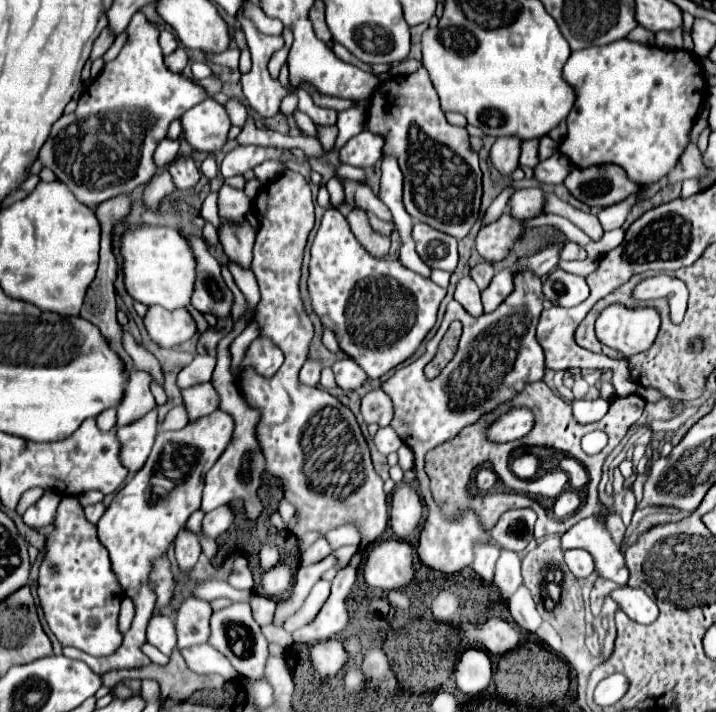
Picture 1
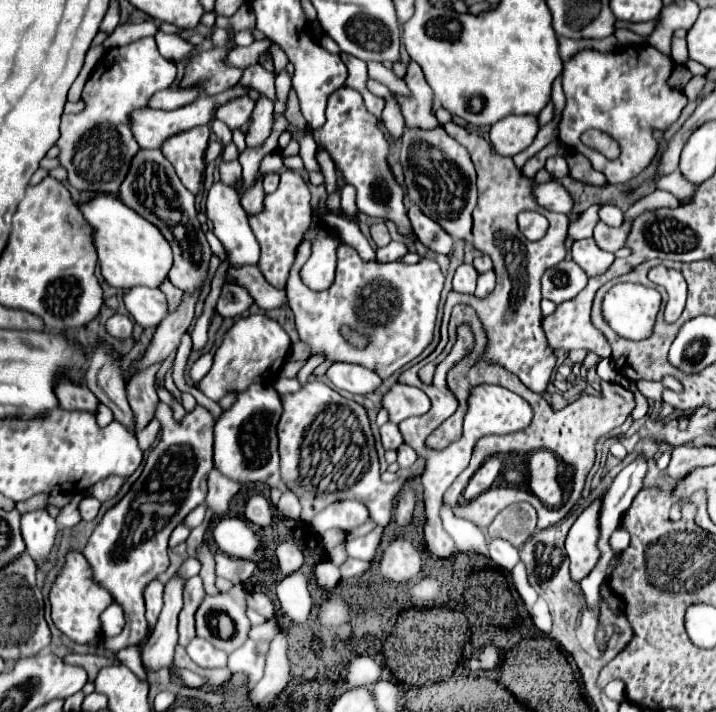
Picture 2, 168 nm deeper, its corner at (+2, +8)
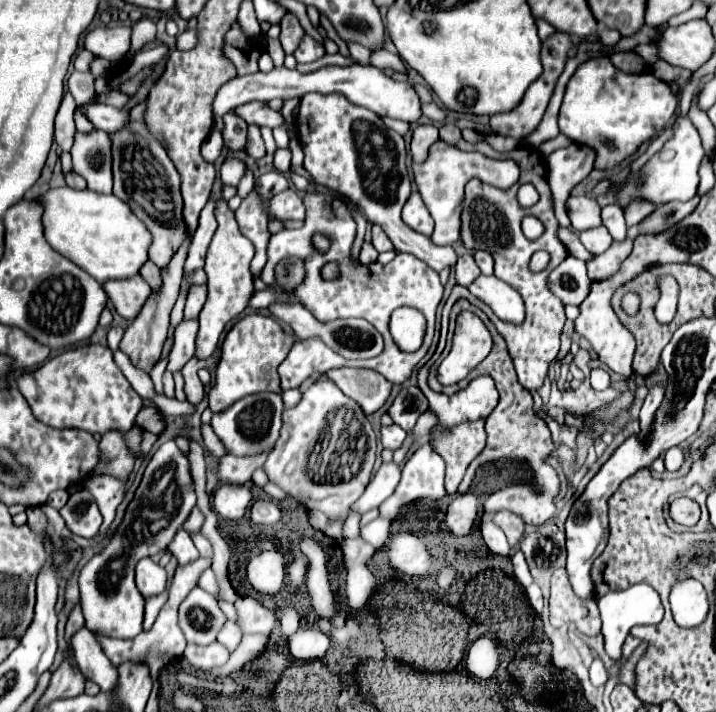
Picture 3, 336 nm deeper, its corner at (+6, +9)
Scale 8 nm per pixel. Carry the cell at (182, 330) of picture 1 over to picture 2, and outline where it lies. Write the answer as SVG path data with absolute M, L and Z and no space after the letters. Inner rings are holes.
M147 286L131 288L125 294L125 306L129 314L135 318L135 322L141 324L143 328L153 328L161 324L169 314L165 294L161 290L147 288Z

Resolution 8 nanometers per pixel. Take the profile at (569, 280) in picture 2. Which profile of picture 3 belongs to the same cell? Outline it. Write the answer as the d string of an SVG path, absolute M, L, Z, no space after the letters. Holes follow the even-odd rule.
M567 257L549 275L549 289L565 303L579 305L589 295L591 281L587 277L587 267L575 257Z

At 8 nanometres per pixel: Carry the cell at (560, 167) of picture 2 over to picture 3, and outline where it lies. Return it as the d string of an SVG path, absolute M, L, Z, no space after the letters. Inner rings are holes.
M573 143L571 147L557 149L547 157L547 179L555 199L555 217L565 227L571 225L565 201L571 189L593 171L593 165L595 165L595 149L587 145Z

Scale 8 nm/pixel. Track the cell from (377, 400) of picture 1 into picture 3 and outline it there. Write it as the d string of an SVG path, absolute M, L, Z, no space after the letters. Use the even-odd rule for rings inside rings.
M403 387L389 407L389 415L395 425L405 431L411 431L419 419L419 415L427 409L427 399L419 387Z

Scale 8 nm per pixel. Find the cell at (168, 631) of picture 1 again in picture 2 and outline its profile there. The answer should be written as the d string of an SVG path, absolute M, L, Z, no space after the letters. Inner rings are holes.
M153 580L147 588L145 588L145 618L149 624L149 630L155 630L159 612L163 608L163 582Z

